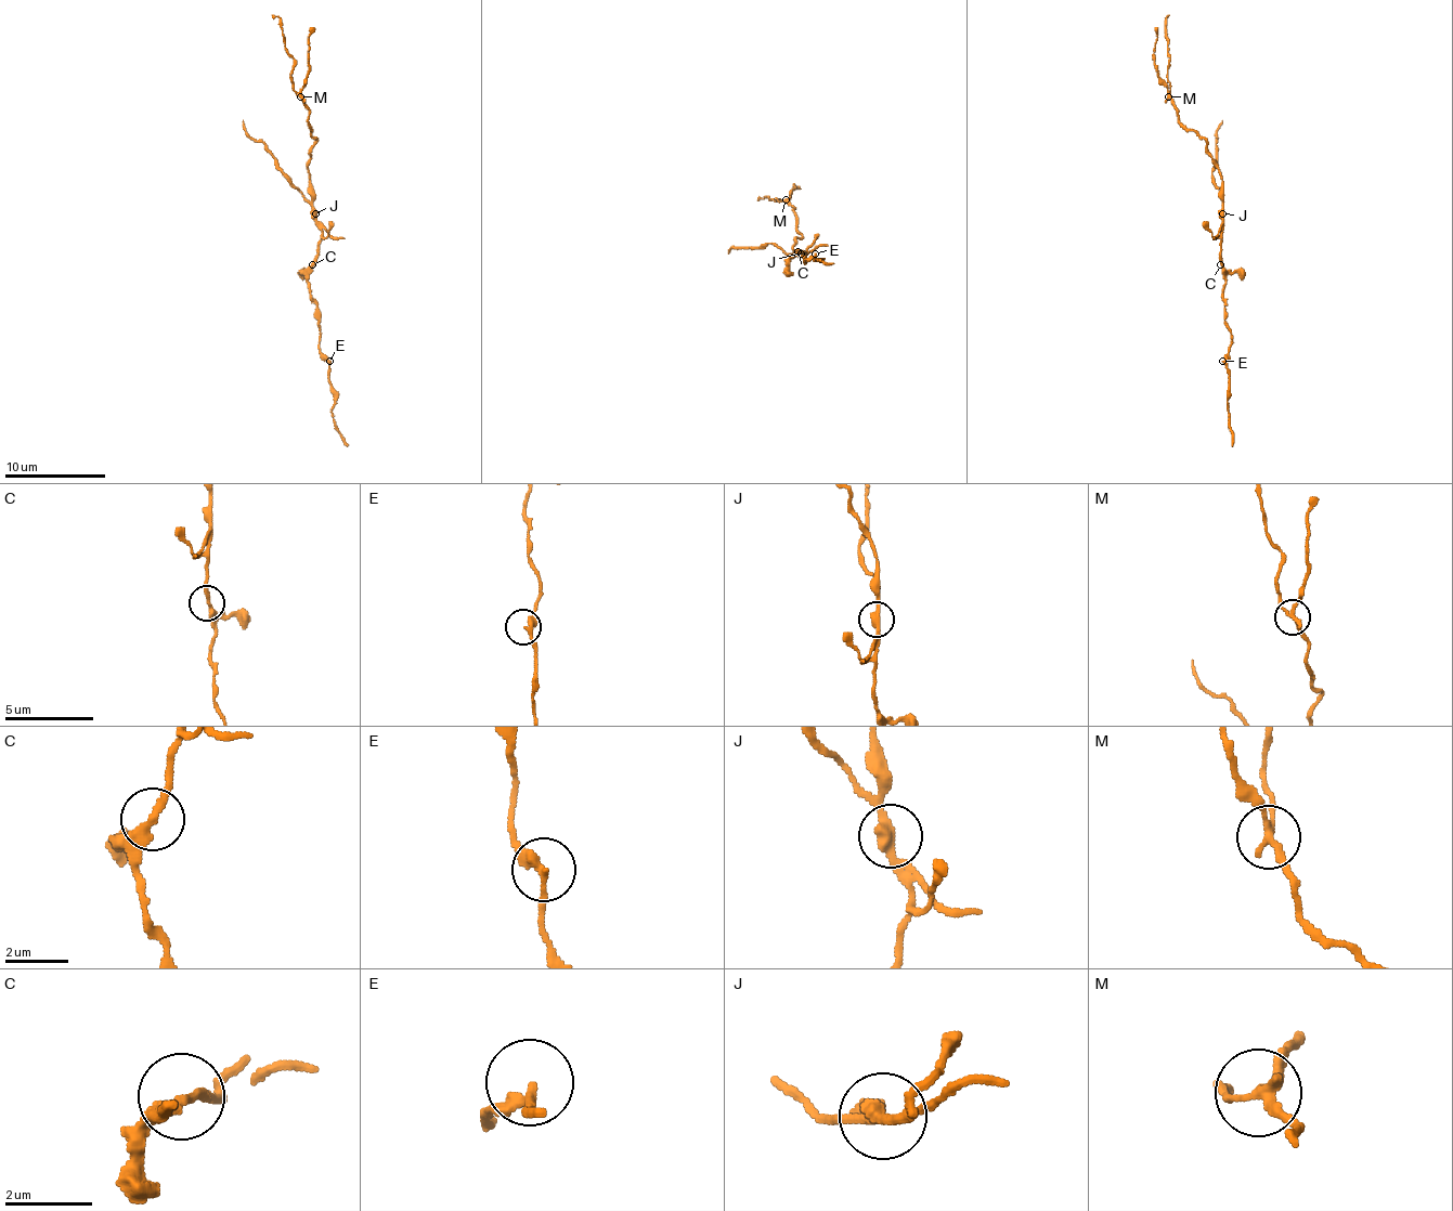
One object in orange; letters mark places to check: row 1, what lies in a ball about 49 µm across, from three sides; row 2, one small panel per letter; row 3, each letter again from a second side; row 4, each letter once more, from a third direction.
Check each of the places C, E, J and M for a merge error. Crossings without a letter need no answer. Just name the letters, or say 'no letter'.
J, M

